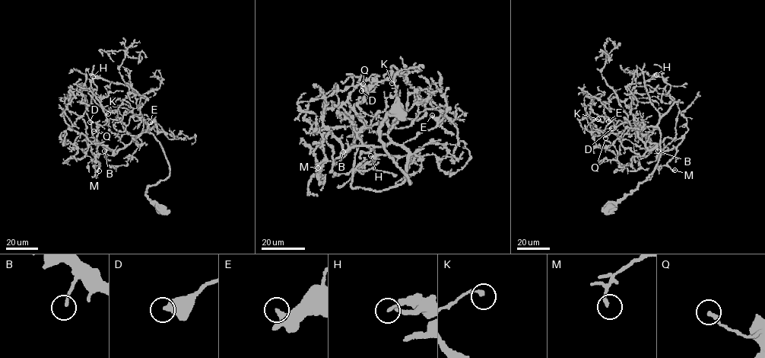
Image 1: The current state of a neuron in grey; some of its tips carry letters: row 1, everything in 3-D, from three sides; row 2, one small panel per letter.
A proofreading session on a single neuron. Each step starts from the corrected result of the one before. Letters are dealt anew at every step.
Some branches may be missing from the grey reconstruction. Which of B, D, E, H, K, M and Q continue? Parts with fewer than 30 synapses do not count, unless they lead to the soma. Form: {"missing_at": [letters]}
{"missing_at": []}

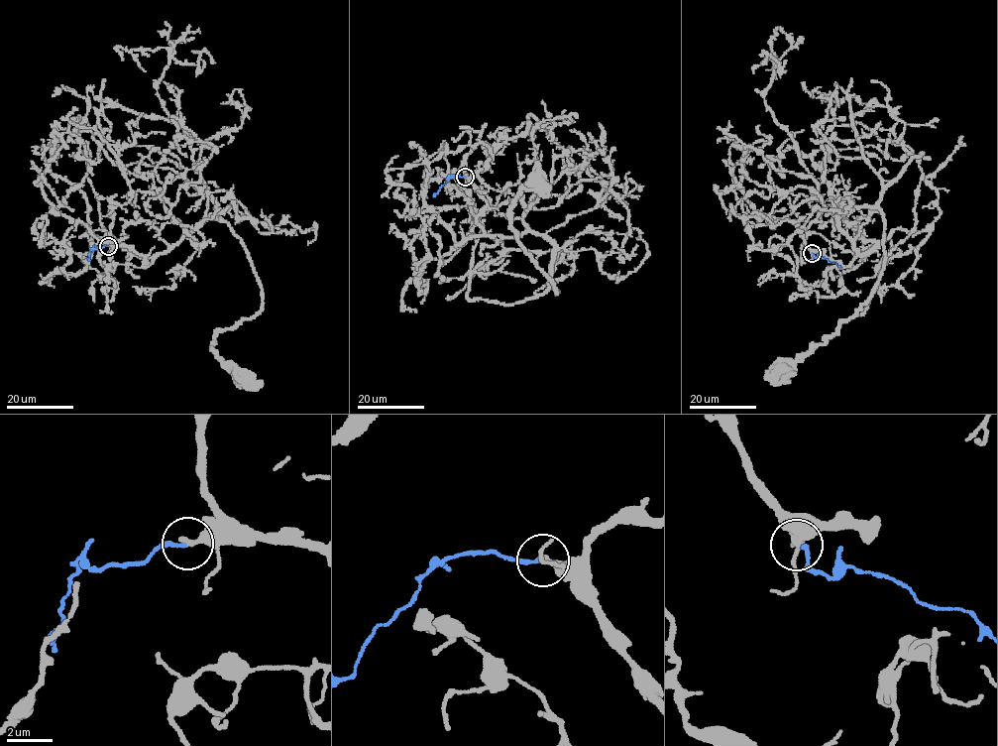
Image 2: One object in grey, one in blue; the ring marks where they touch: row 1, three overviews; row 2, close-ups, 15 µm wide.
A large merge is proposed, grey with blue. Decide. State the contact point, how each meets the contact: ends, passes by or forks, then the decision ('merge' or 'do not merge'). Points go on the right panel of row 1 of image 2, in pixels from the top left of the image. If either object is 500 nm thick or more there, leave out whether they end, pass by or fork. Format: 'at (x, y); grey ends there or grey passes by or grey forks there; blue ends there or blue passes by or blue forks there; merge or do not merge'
at (812, 253); grey ends there; blue ends there; merge

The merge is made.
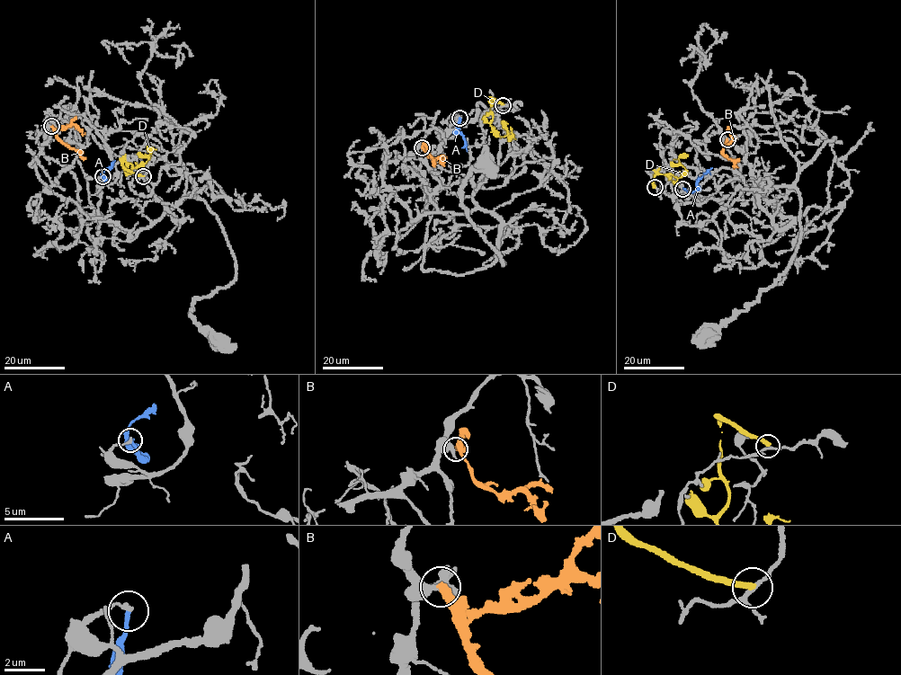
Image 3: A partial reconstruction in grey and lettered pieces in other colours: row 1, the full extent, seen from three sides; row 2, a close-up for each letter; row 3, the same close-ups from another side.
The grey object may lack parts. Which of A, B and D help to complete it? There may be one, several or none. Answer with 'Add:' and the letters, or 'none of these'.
Add: none of these

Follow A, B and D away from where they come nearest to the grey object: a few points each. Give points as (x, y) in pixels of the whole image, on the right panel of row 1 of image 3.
A: (683, 189), (694, 191), (698, 179), (711, 167)
B: (727, 139), (722, 153), (738, 167)
D: (655, 187), (655, 174), (682, 177), (686, 170), (679, 163), (679, 158), (688, 155)

